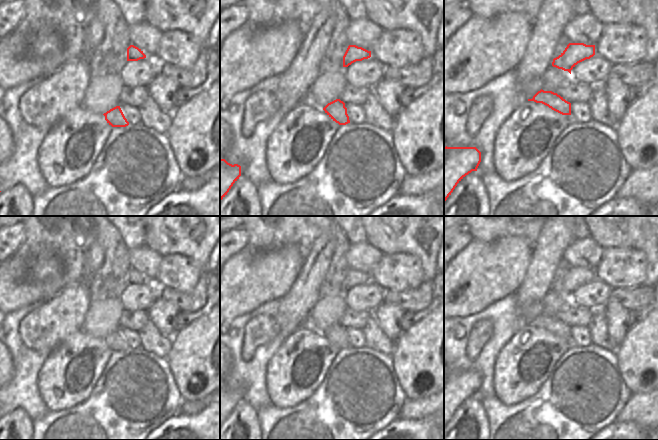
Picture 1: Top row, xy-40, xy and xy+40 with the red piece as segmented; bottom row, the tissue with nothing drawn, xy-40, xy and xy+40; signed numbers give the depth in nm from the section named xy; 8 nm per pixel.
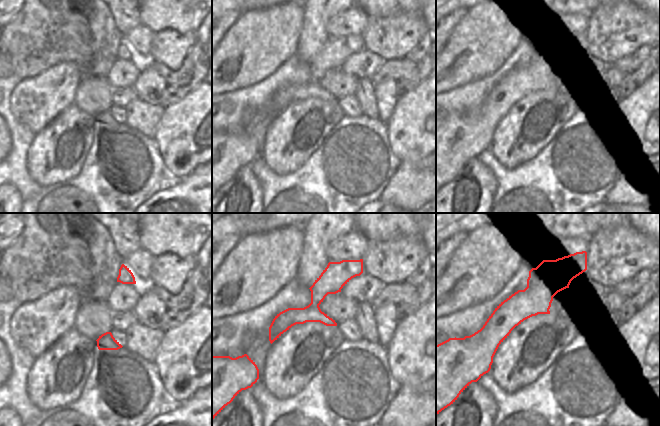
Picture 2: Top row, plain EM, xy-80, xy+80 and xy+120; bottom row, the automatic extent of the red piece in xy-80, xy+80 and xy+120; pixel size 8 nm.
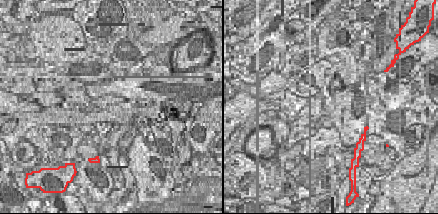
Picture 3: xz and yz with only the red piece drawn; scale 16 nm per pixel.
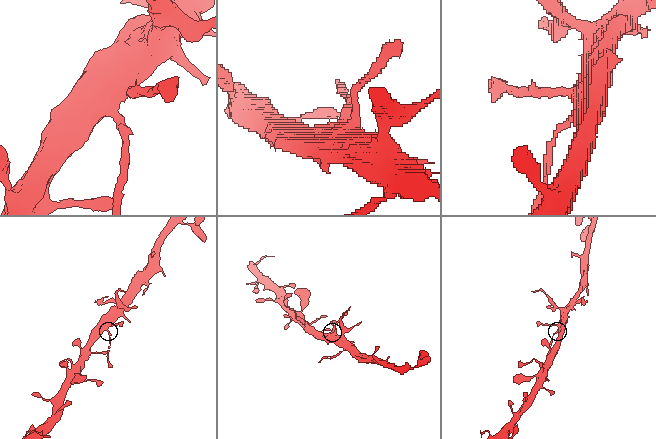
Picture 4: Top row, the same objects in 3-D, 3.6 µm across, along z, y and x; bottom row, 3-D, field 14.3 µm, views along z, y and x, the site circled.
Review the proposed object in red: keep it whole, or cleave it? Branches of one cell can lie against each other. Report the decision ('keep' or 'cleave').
cleave

